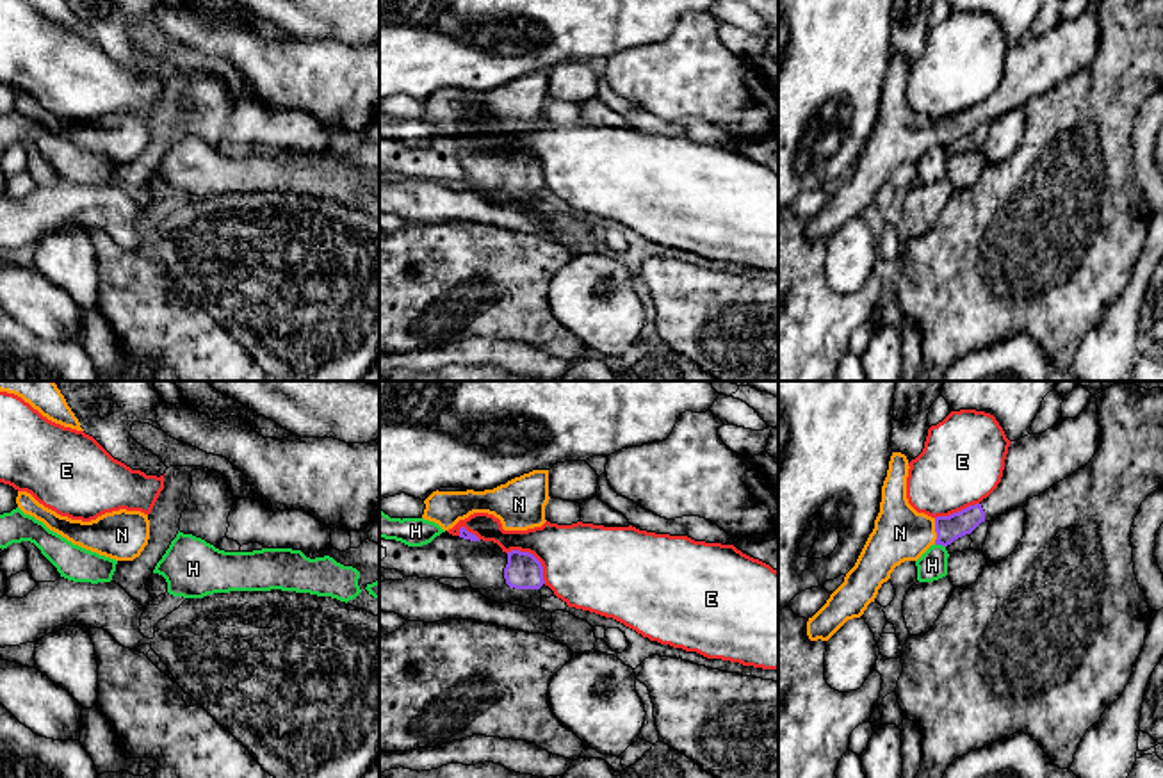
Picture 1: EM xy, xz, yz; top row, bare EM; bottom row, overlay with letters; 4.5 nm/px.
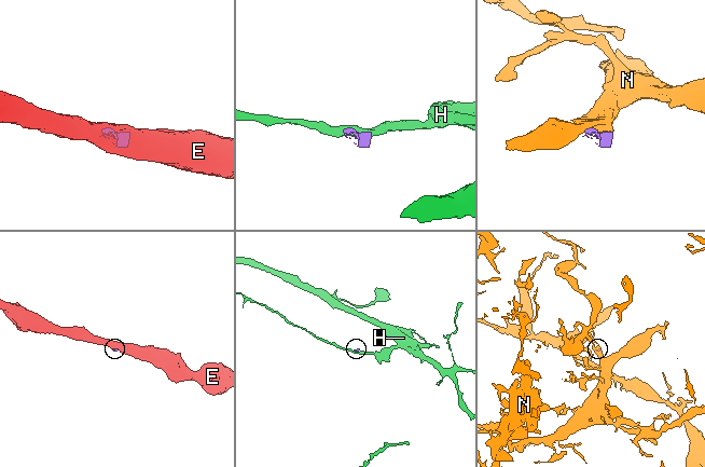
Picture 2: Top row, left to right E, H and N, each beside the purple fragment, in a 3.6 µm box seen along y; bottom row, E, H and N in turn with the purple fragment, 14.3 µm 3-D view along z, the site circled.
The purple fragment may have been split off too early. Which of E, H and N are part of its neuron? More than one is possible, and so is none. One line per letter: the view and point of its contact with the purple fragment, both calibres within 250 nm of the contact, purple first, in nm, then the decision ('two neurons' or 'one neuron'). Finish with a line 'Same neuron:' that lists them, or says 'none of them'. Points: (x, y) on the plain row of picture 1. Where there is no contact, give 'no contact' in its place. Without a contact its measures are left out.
E: xz (533, 157) | 160/380 nm | two neurons
H: yz (941, 145) | 120/140 nm | two neurons
N: yz (935, 132) | 120/240 nm | one neuron
Same neuron: N

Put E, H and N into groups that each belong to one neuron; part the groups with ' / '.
E / H / N

